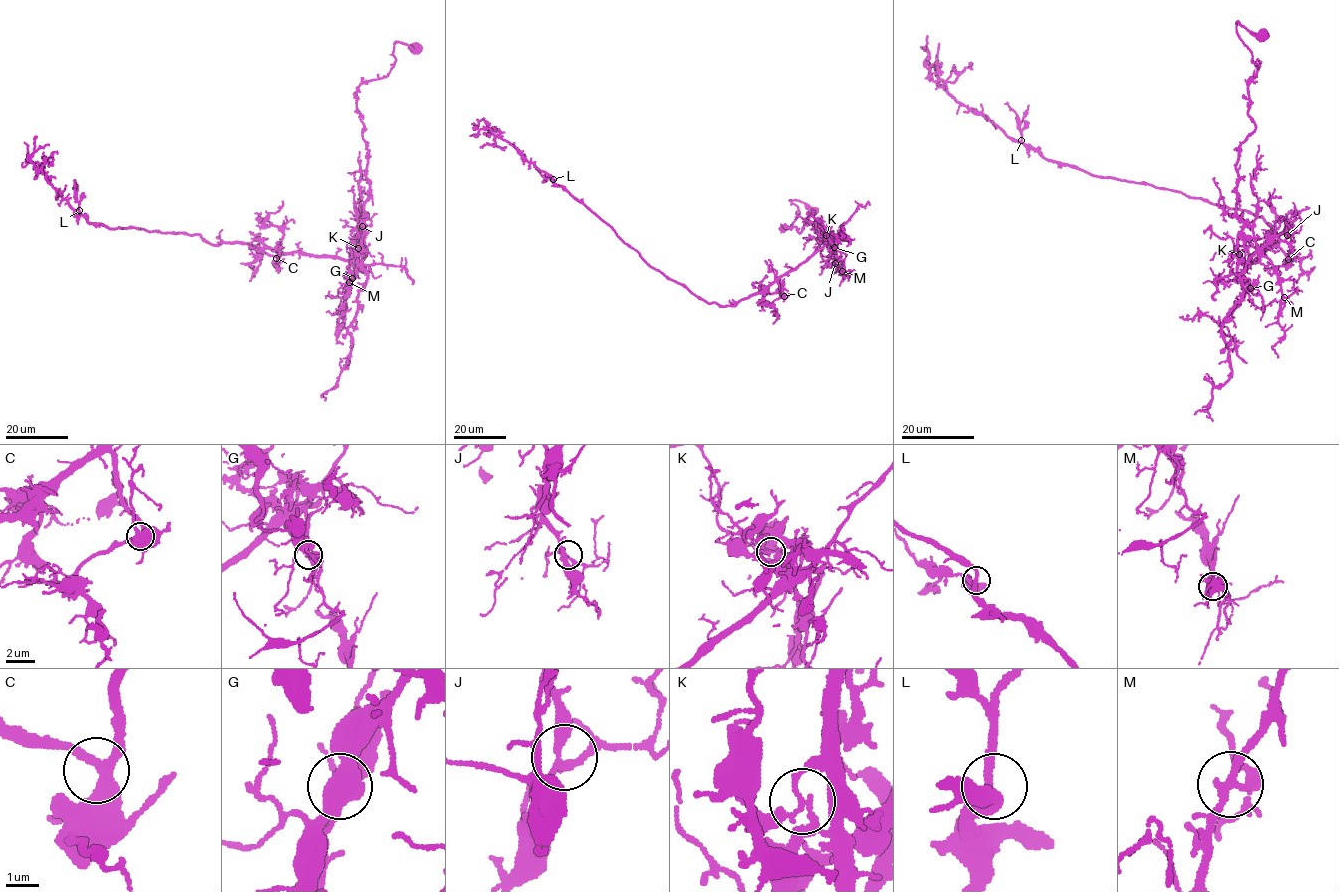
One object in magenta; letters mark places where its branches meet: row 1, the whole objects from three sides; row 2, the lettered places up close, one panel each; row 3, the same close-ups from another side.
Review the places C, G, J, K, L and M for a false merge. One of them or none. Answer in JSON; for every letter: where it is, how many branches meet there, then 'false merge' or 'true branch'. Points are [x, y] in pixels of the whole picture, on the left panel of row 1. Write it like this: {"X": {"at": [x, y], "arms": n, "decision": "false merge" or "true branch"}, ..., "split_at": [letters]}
{"C": {"at": [276, 258], "arms": 3, "decision": "true branch"}, "G": {"at": [352, 278], "arms": 3, "decision": "true branch"}, "J": {"at": [362, 226], "arms": 3, "decision": "true branch"}, "K": {"at": [358, 248], "arms": 3, "decision": "false merge"}, "L": {"at": [79, 210], "arms": 3, "decision": "true branch"}, "M": {"at": [349, 282], "arms": 3, "decision": "true branch"}, "split_at": ["K"]}

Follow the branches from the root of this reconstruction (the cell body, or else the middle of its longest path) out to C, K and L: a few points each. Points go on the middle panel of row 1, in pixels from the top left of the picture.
C: (813, 211), (790, 200), (799, 215), (782, 231), (815, 223), (828, 239), (779, 279), (784, 296)
K: (813, 211), (790, 200), (799, 215), (782, 231), (794, 226), (800, 233), (807, 222), (818, 224), (826, 235)
L: (813, 211), (790, 200), (799, 215), (782, 231), (815, 223), (826, 242), (719, 306), (654, 269), (553, 179)

